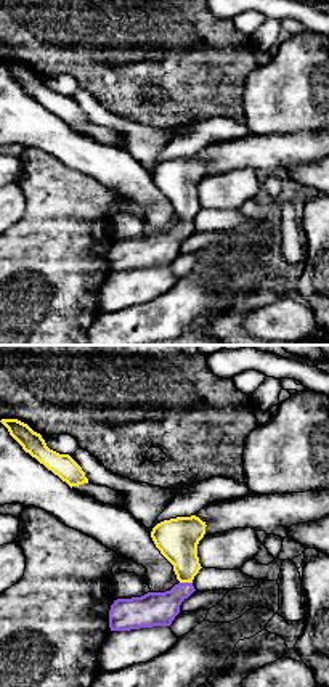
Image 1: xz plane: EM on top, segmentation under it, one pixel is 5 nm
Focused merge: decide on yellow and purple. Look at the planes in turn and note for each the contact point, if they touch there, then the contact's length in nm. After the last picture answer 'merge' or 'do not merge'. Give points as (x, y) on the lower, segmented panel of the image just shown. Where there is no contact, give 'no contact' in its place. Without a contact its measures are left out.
contact (186, 581); length 60 nm

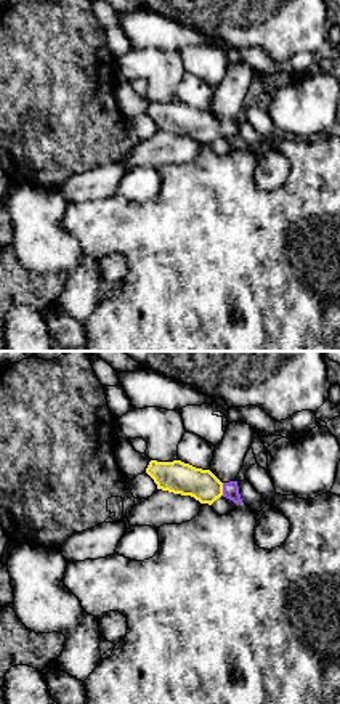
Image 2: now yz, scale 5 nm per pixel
contact (222, 489); length 60 nm

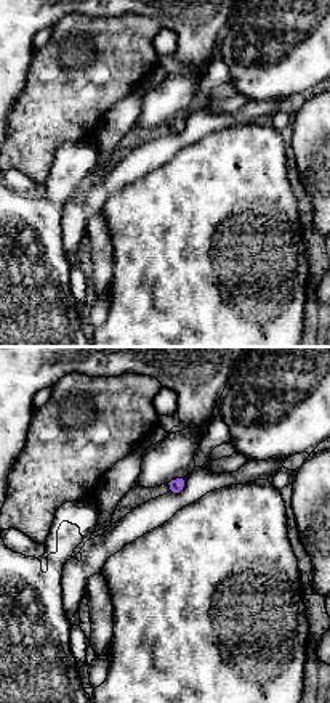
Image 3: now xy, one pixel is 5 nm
no contact

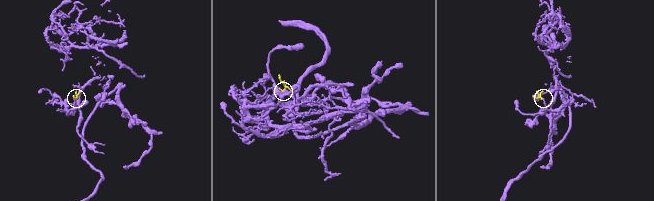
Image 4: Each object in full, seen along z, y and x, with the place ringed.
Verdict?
merge

